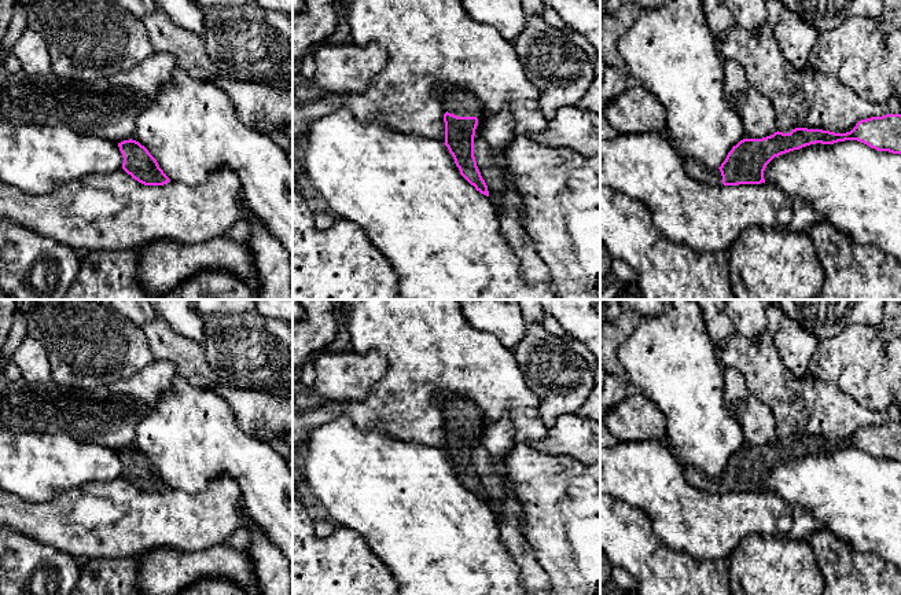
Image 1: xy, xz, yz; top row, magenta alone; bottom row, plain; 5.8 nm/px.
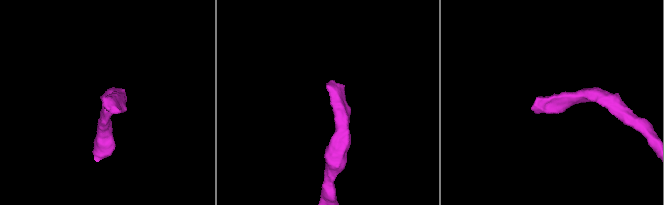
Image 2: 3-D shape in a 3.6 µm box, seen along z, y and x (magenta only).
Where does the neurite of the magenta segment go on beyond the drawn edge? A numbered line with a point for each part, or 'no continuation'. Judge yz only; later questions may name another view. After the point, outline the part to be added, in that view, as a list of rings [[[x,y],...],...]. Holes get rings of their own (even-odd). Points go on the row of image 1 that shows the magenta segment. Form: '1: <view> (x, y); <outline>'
1: yz (695, 169); [[[663,129],[662,132],[659,132],[659,135],[663,136],[677,151],[681,165],[688,176],[705,184],[722,184],[722,176],[720,169],[707,169],[699,161],[684,154],[681,148],[677,146],[676,140],[668,132],[668,129]]]

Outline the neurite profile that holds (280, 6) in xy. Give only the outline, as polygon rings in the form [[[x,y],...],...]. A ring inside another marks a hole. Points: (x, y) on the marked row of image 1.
[[[255,0],[262,8],[293,15],[293,0]]]

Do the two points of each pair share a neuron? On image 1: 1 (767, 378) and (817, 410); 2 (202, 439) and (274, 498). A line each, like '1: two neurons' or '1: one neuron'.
1: one neuron
2: one neuron

